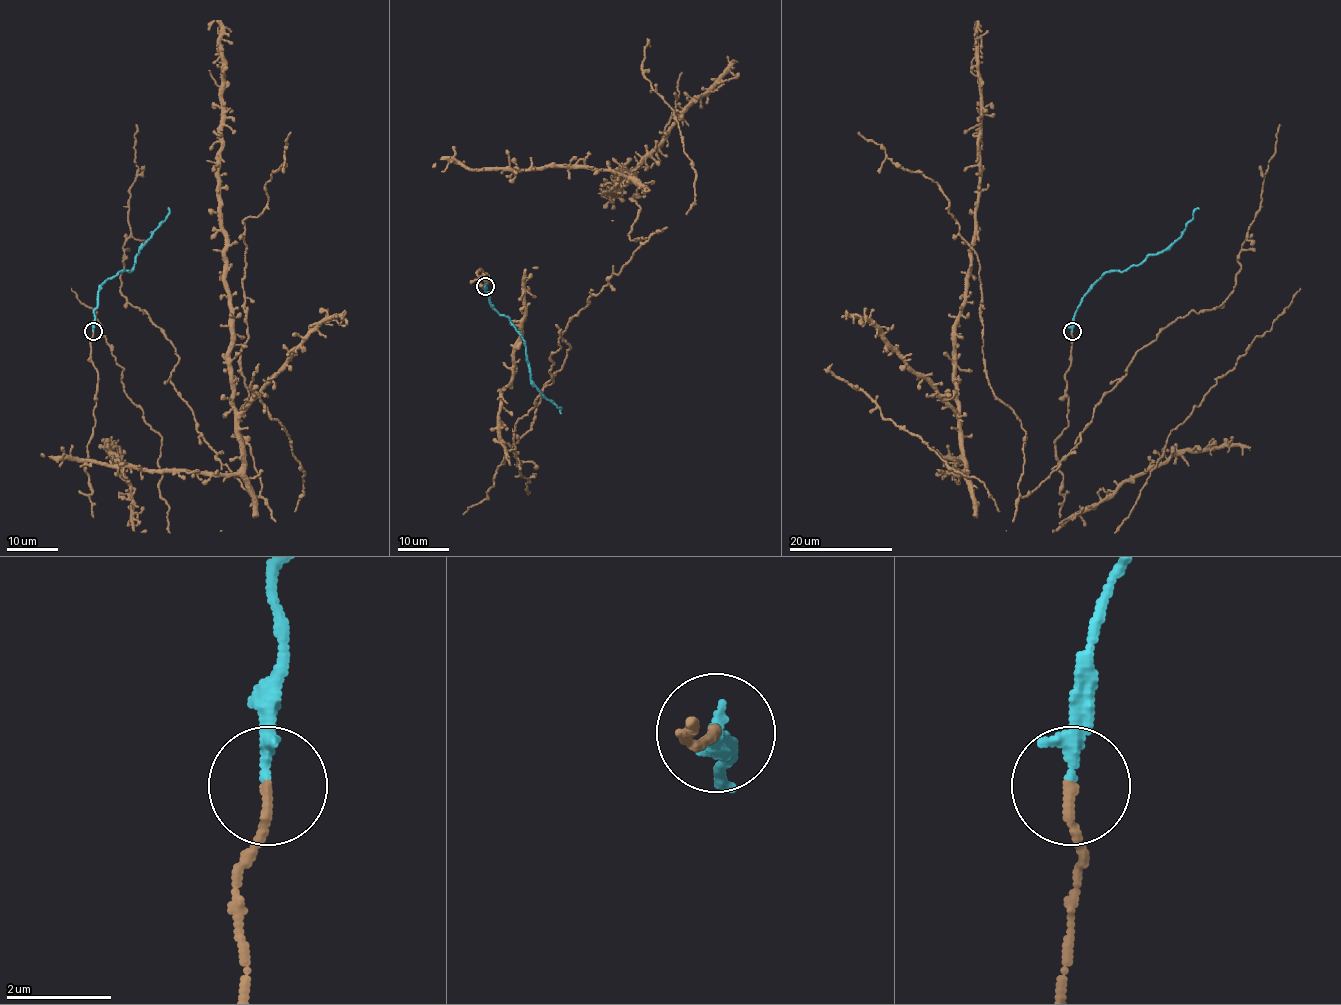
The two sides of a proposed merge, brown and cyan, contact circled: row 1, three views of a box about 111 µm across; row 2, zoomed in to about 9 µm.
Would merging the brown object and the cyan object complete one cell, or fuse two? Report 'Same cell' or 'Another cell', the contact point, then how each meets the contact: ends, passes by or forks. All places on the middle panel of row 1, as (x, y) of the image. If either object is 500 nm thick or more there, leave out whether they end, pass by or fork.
Another cell. Place: (485, 286). At the ring brown ends. At the ring cyan ends

